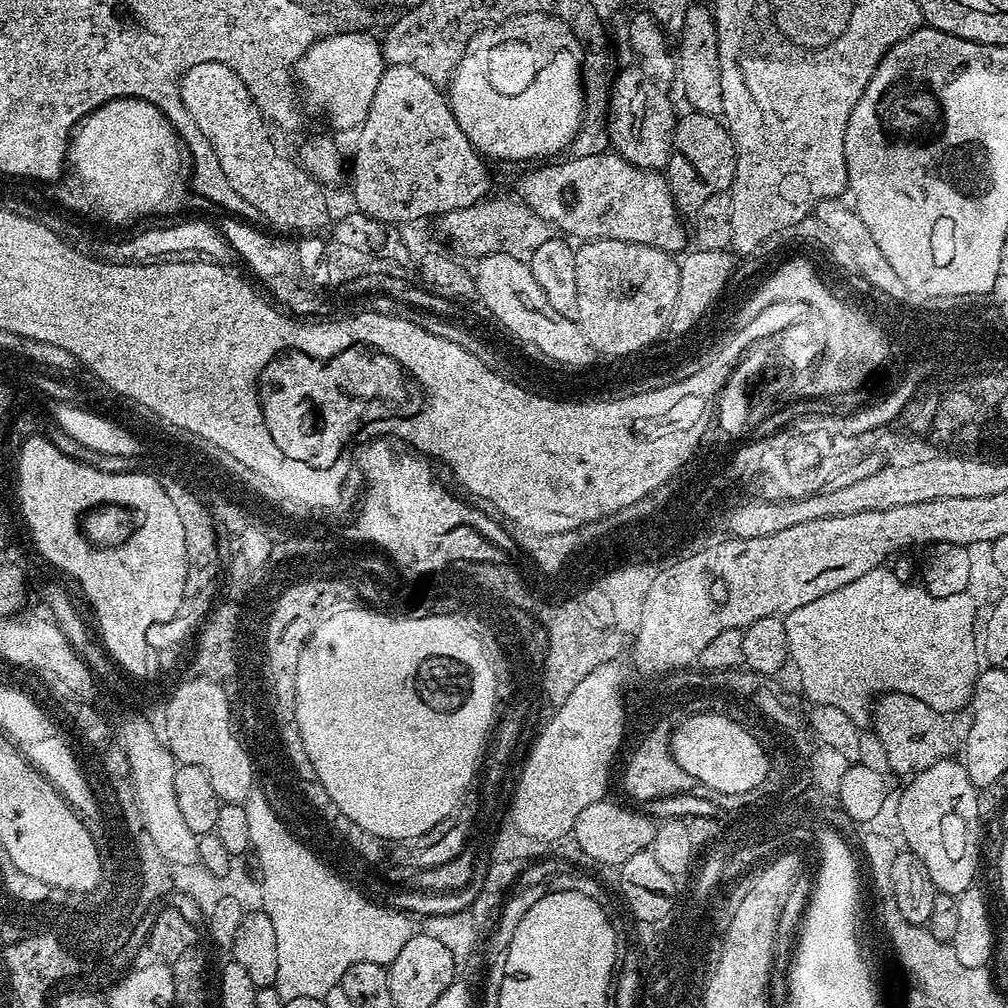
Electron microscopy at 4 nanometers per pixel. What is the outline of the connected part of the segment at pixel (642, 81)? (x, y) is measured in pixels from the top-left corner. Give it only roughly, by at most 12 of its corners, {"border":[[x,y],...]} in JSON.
{"border":[[639,66],[615,73],[608,138],[617,156],[664,170],[678,112]]}

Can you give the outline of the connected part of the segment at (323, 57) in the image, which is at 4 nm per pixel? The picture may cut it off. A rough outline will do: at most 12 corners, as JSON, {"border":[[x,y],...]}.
{"border":[[360,30],[296,63],[299,91],[338,131],[364,123],[385,67]]}

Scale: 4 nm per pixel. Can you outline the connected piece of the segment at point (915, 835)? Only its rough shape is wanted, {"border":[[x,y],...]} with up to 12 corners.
{"border":[[959,759],[900,796],[907,851],[959,897],[982,857],[978,790]]}

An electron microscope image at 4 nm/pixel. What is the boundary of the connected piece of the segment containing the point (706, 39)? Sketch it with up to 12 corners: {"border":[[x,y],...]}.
{"border":[[693,2],[674,52],[693,112],[719,117],[722,66],[711,7]]}

